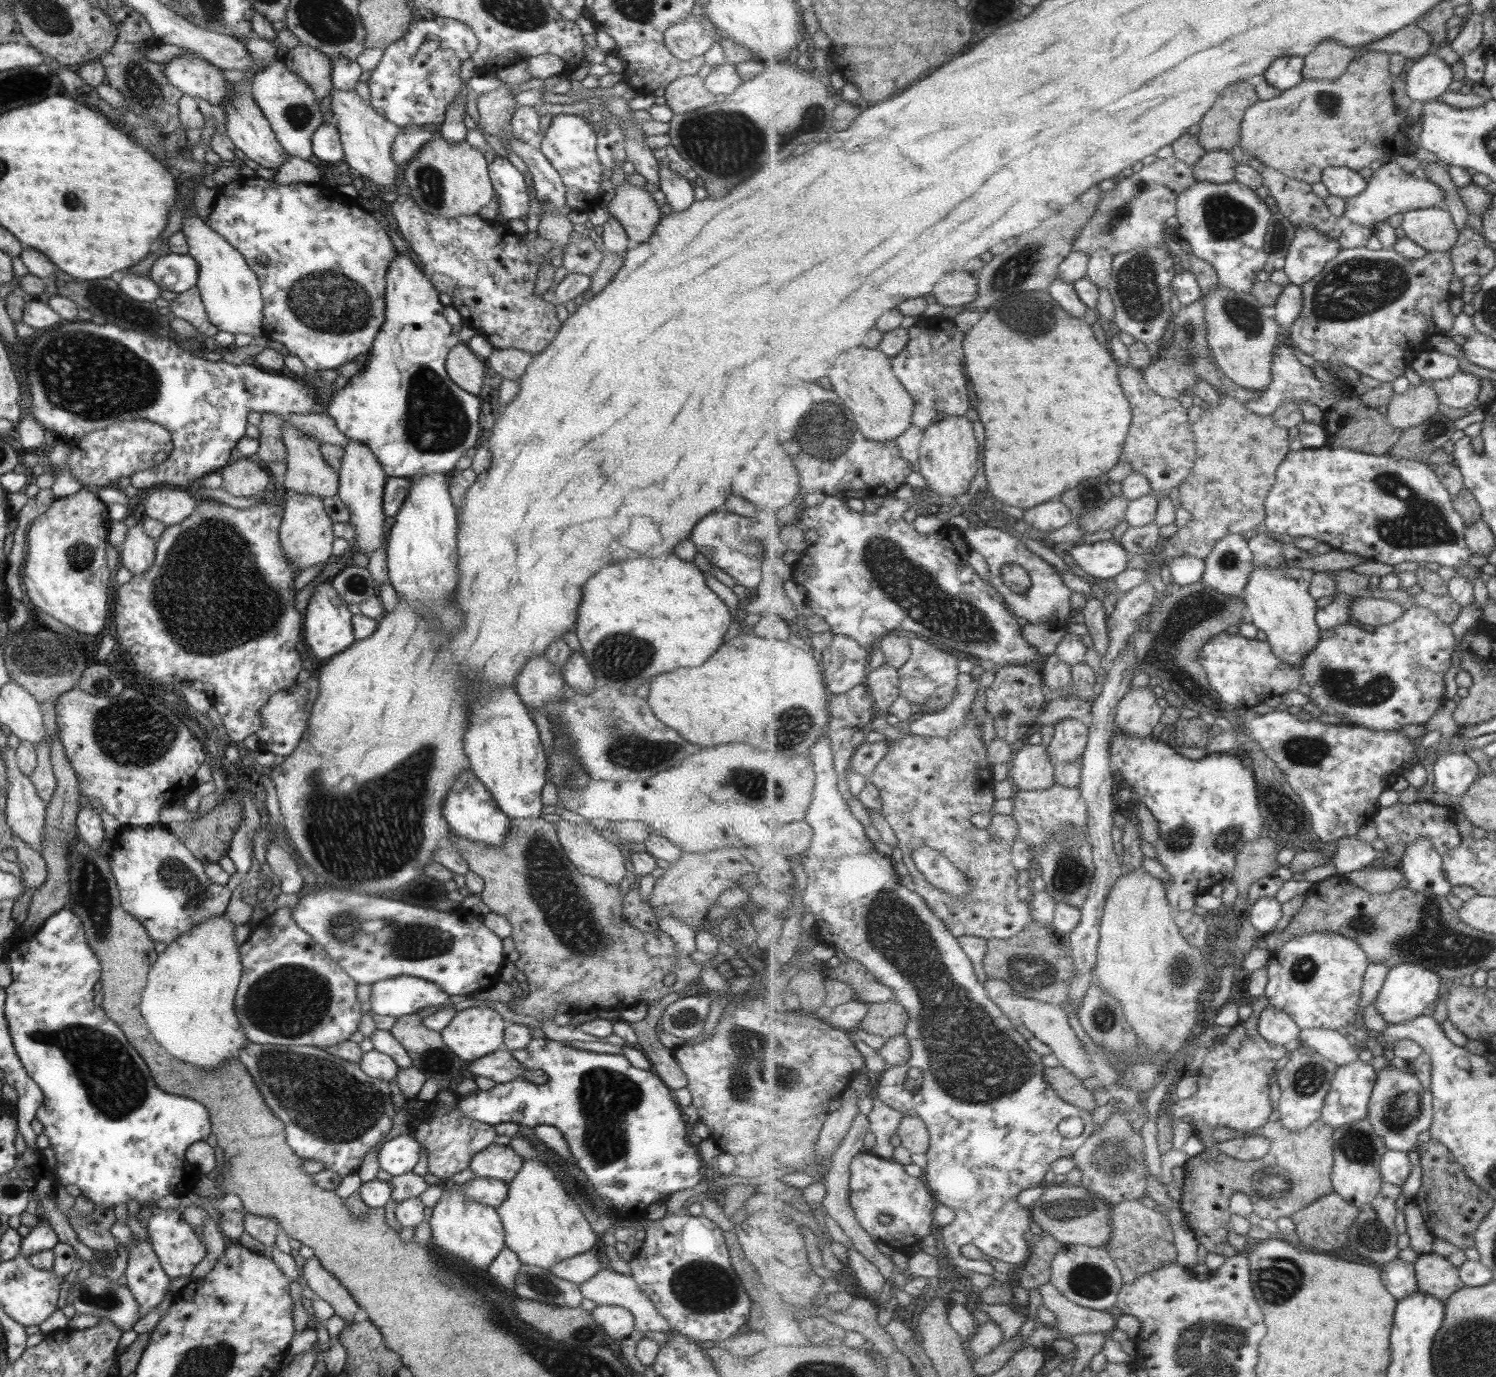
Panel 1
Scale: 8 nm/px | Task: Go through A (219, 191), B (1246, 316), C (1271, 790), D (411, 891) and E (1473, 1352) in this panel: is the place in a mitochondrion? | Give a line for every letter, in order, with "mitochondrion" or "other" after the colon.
A: other
B: mitochondrion
C: mitochondrion
D: mitochondrion
E: mitochondrion

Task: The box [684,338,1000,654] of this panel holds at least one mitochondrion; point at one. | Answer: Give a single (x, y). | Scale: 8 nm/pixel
(926, 603)

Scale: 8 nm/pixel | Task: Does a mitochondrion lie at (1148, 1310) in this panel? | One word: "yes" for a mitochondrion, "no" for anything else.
no

